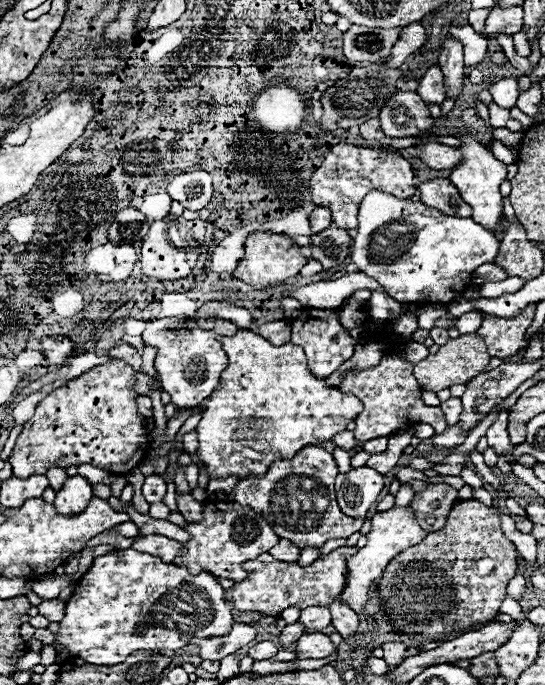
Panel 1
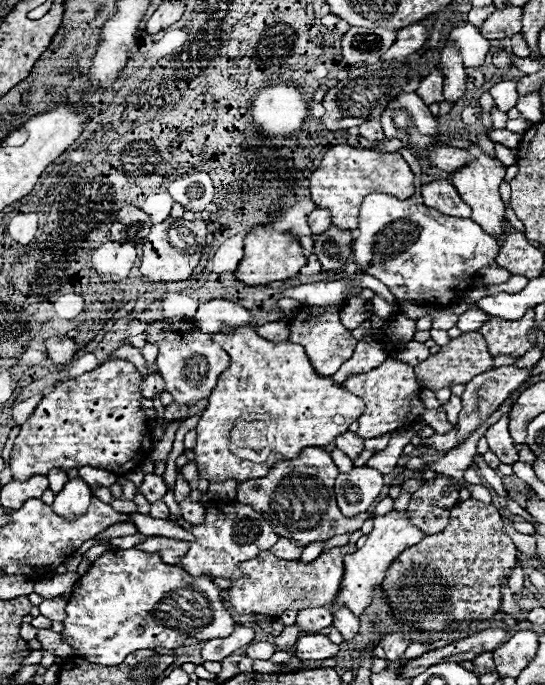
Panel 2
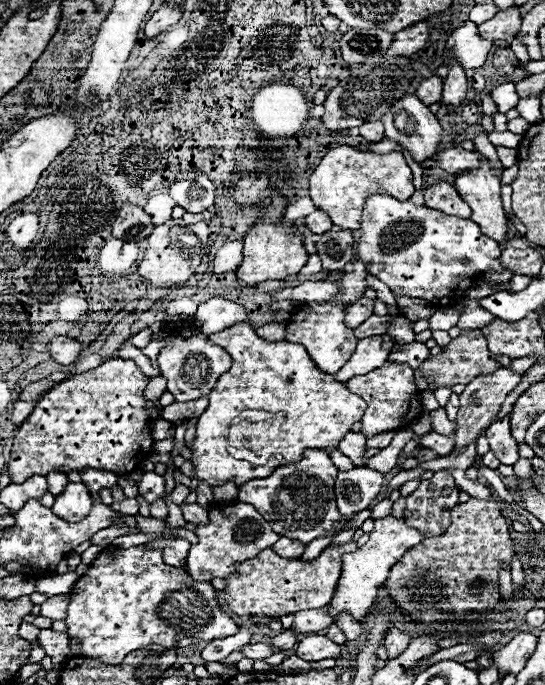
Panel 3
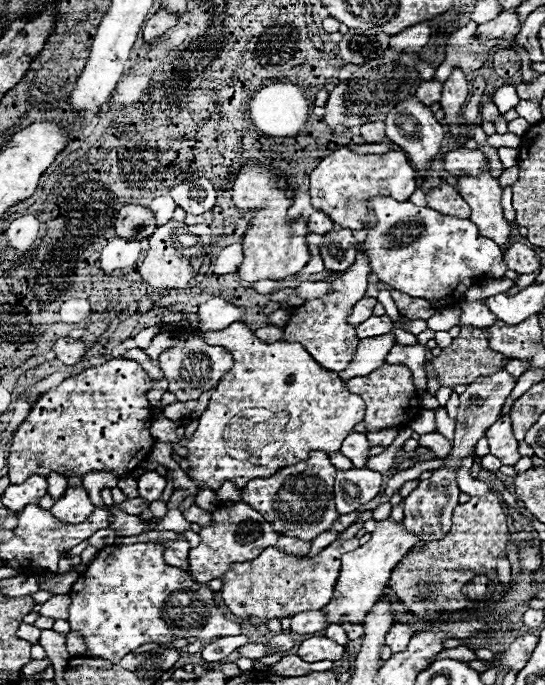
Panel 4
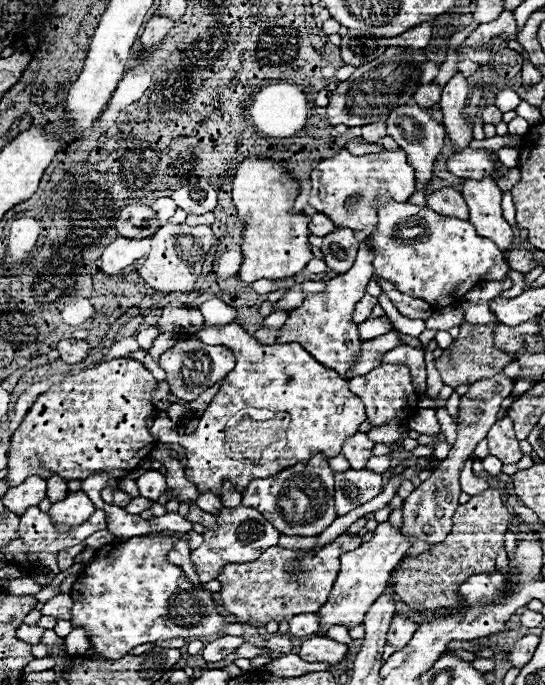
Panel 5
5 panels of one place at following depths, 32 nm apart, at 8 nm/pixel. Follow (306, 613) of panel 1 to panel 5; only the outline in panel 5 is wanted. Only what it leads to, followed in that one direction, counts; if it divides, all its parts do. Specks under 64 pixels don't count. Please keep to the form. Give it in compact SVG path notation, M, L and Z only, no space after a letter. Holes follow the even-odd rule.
M304 612L304 614L296 614L290 620L290 636L292 638L302 638L302 636L310 636L316 634L320 630L320 614L318 612Z

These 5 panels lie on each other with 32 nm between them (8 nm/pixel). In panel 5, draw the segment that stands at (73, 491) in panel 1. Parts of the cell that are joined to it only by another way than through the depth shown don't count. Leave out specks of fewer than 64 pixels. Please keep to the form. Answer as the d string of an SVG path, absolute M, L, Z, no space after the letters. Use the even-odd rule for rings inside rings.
M84 490L68 492L66 498L54 502L50 508L50 516L54 516L58 528L70 528L70 524L82 524L82 520L86 520L90 512L94 512L94 504L90 502Z

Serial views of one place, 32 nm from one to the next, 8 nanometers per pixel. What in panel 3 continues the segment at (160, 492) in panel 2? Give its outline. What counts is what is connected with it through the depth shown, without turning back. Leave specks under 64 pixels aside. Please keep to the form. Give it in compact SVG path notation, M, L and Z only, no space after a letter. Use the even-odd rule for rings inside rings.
M146 472L138 484L138 492L148 500L148 502L156 502L164 496L164 478L160 474L154 472Z

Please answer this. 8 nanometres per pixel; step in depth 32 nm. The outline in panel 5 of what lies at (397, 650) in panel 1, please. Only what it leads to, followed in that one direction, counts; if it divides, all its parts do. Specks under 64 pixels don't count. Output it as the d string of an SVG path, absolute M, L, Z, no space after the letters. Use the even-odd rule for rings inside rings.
M398 614L398 616L394 616L394 620L390 624L388 644L394 646L394 650L402 650L414 632L416 632L416 622L404 618L404 614Z

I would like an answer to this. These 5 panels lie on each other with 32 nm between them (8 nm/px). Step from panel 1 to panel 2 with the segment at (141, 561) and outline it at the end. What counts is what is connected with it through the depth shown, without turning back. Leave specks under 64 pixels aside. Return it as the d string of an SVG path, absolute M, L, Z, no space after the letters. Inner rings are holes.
M114 548L96 558L90 570L74 584L60 634L72 648L74 656L94 664L116 666L122 664L134 650L176 650L186 638L212 640L218 636L228 636L236 622L232 620L230 610L222 602L220 594L222 590L214 584L214 578L192 578L184 568L160 562L158 554L146 554L136 548Z

